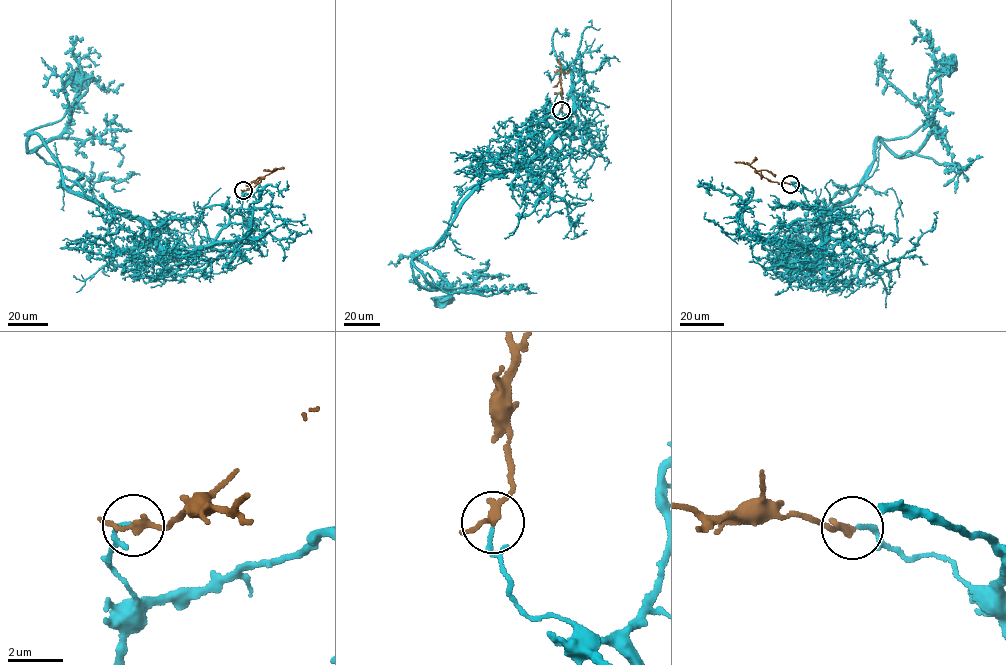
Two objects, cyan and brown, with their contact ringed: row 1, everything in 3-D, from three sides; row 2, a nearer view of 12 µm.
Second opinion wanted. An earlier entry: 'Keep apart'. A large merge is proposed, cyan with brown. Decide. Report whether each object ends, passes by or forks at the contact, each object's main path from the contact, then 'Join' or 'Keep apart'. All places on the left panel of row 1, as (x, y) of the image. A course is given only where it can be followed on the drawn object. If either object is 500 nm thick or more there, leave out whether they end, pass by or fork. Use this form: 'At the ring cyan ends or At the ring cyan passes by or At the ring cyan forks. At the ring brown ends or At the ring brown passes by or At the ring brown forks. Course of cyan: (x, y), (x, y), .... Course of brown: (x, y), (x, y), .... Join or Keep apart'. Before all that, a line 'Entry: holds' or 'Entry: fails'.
Entry: fails
At the ring cyan ends. At the ring brown passes by. Course of cyan: (243, 190), (211, 245), (175, 255), (68, 190), (24, 135), (63, 117), (86, 91), (77, 81). Course of brown: (243, 190), (284, 167). Join

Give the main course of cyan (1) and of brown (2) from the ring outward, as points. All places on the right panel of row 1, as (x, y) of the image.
1: (790, 184), (819, 228), (813, 262), (820, 223), (853, 196), (878, 138), (927, 122), (948, 66)
2: (790, 184), (770, 181), (761, 176), (750, 164), (755, 157)

